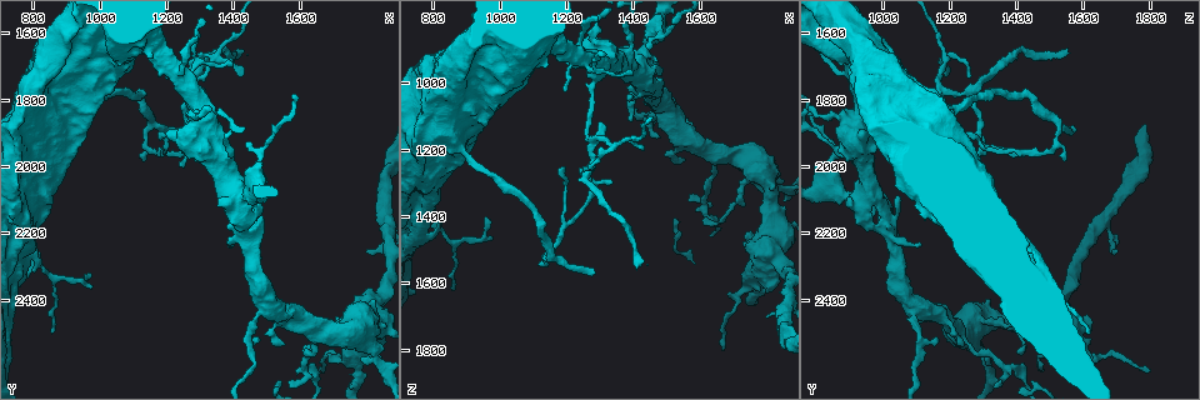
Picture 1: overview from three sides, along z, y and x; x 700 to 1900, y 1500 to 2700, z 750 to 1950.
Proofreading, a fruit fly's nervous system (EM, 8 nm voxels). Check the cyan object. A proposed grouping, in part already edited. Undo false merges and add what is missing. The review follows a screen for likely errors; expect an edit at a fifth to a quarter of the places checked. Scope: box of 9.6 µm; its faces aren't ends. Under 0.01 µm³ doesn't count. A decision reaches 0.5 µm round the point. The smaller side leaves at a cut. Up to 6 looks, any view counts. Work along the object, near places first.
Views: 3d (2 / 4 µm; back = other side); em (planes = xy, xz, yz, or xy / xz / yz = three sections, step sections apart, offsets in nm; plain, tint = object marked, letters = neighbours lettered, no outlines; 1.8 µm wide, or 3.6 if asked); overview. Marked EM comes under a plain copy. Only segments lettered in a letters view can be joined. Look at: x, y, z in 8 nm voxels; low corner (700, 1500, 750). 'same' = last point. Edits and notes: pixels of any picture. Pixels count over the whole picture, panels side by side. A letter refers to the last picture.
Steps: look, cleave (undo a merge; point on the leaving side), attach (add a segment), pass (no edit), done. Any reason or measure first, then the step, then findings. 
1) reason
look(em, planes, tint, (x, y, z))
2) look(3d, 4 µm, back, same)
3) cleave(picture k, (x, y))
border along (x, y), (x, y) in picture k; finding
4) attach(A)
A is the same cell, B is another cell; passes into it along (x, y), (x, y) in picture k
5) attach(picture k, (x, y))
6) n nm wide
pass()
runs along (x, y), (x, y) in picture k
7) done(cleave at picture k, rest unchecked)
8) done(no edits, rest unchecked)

look(3d, 4 µm, (1270, 1770, 1170))

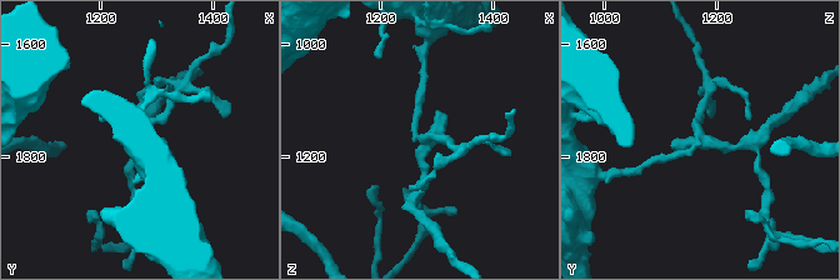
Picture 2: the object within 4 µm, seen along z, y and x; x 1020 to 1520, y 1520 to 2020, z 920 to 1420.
3 arms; shape alone is not enough
look(em, yz, step 4, tint, (1270, 1770, 1165))

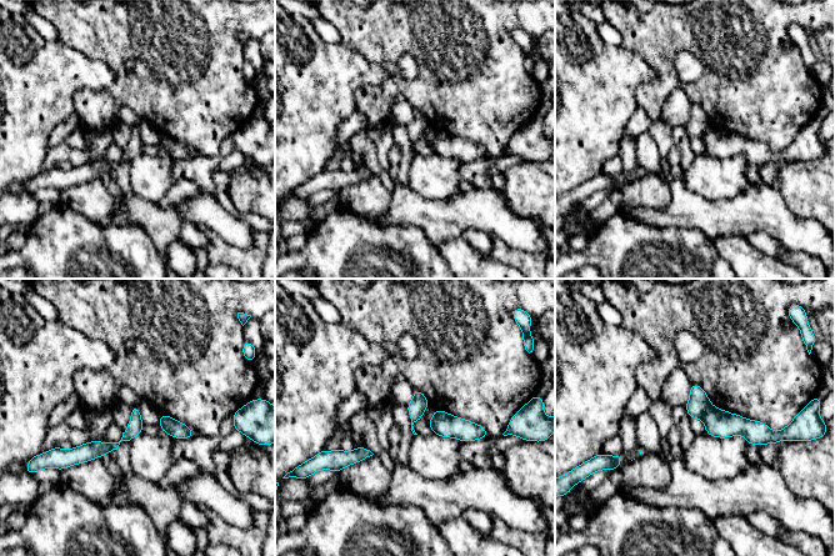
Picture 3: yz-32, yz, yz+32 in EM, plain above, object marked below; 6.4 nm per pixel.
another direction
look(em, xy, step 16, letters, same)

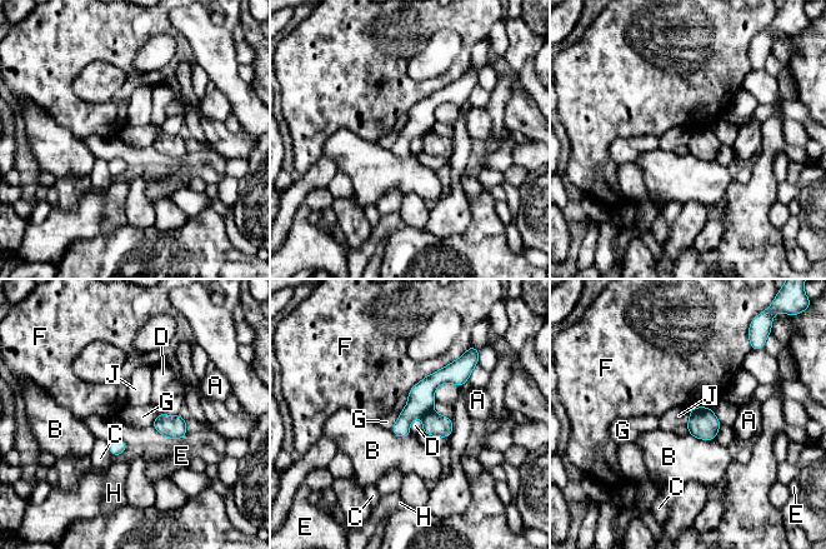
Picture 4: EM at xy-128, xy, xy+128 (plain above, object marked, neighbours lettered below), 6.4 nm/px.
pass()
A, B, C, D, E, F, G, H and J are other cells; border along (422, 415), (410, 423), (410, 434) in picture 4; all the same neuron

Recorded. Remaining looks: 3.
small branch off a trunk
look(3d, 4 µm, (1300, 1830, 940))

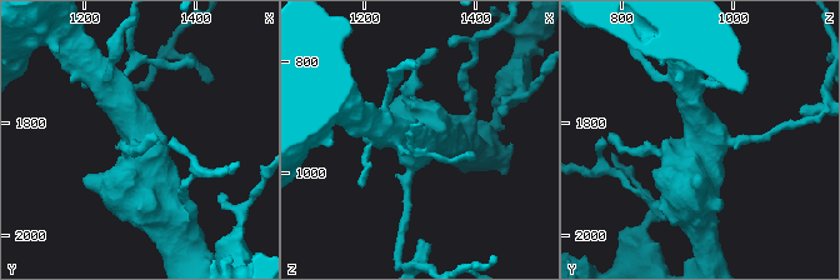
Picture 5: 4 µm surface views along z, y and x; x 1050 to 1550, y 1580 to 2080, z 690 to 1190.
4 arms
look(em, 3.6 µm, xz, step 8, tint, (1305, 1825, 940))

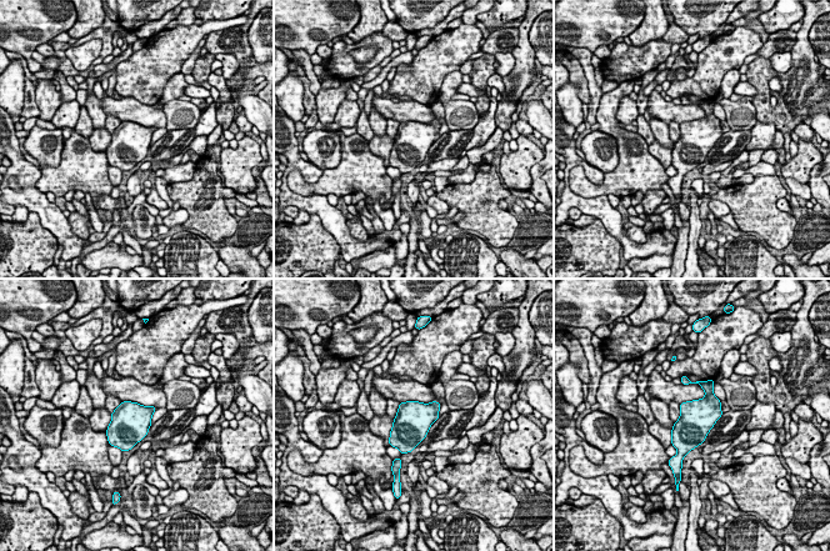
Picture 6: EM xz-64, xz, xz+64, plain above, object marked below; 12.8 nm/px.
what lies round it
look(em, 3.6 µm, xz, step 8, letters, same)

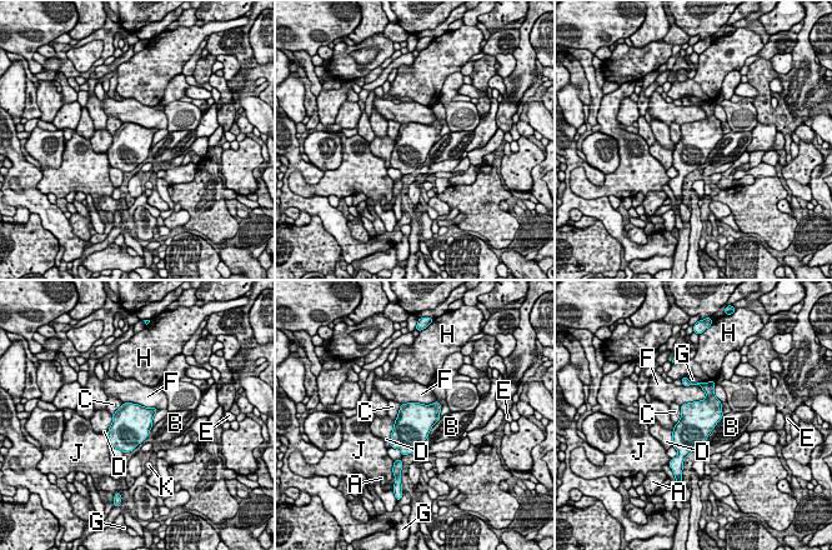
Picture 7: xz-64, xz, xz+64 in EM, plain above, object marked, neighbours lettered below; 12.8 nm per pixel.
pass()
A, B, C, D, E, F, G, H, J and K are other cells; one neuron here

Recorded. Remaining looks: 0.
done(no edits, rest unchecked)

